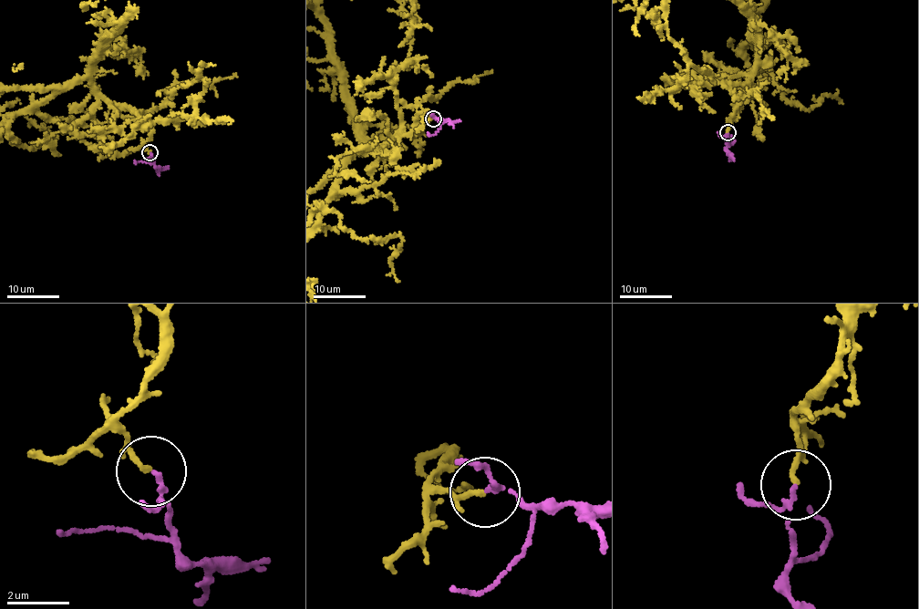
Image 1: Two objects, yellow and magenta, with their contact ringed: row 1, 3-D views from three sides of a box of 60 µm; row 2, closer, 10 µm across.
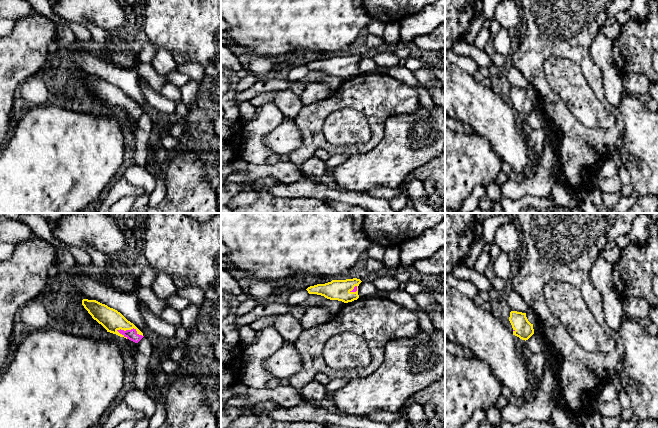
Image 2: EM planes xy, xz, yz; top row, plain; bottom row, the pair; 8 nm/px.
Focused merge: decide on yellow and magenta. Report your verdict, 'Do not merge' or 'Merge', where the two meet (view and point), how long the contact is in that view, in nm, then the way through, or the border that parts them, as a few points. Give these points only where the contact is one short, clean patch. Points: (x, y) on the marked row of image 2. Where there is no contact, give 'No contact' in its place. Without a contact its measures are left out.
Merge. Touches yellow at xy (129, 329). Shared border 220 nm. Path across: xy (112, 320), (123, 328), (129, 329), (132, 335)

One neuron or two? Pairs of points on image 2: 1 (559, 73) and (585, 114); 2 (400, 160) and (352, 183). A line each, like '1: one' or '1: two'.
1: one
2: one

